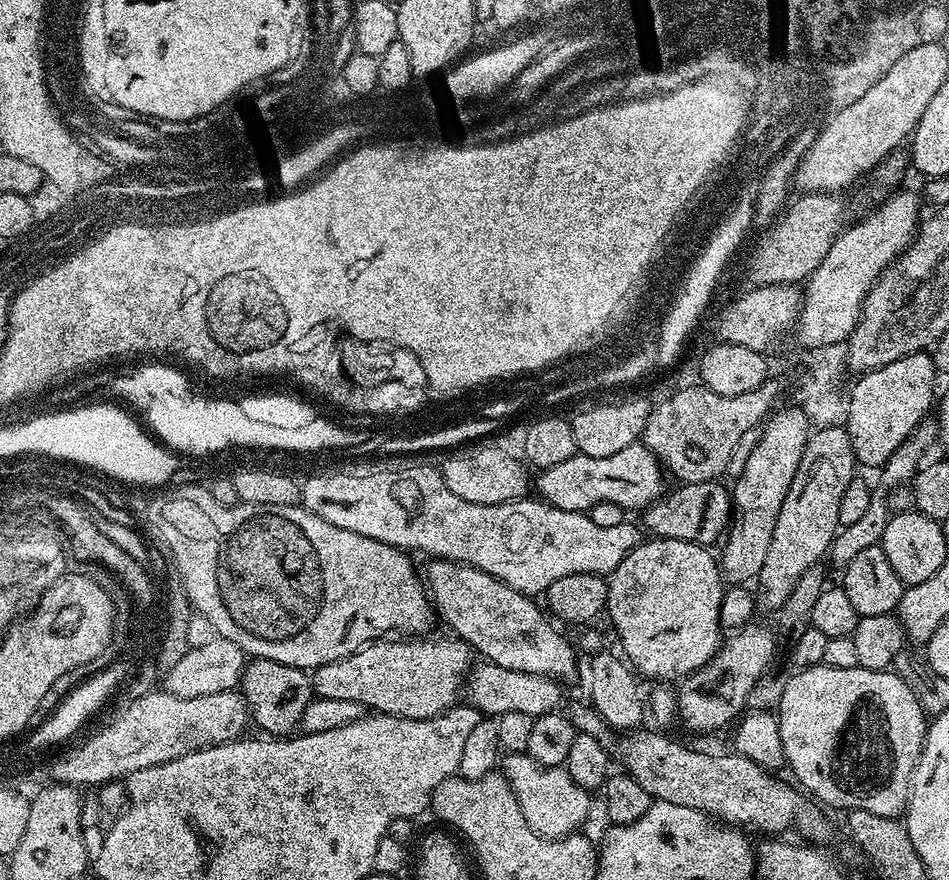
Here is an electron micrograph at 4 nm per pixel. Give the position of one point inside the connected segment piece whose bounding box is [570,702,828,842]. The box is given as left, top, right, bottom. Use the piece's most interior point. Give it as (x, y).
(744, 793)

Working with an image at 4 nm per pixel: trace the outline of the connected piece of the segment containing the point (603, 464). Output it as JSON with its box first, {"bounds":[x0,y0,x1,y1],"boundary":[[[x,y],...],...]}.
{"bounds":[534,442,666,512],"boundary":[[[637,442],[610,454],[607,458],[590,458],[579,454],[558,462],[558,466],[543,469],[535,477],[534,488],[539,499],[562,510],[587,512],[598,502],[618,502],[626,510],[643,510],[665,495],[666,472],[655,454],[643,442]]]}

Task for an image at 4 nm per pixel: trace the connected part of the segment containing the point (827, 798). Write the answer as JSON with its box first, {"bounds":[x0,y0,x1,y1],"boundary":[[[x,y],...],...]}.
{"bounds":[778,663,929,817],"boundary":[[[824,663],[817,664],[815,668],[802,668],[791,673],[786,690],[783,691],[782,700],[778,707],[778,719],[780,722],[780,737],[782,738],[782,750],[787,767],[792,767],[796,775],[795,783],[809,797],[815,798],[821,805],[829,804],[832,808],[844,808],[843,810],[870,810],[870,814],[879,816],[899,817],[908,806],[908,783],[912,777],[914,766],[920,757],[920,751],[924,745],[924,734],[928,730],[929,721],[926,719],[924,708],[918,702],[914,690],[902,682],[896,673],[891,670],[875,672],[865,668],[851,668],[850,670],[838,670]]]}

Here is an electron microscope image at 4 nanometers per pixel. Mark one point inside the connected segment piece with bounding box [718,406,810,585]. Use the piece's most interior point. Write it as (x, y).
(771, 464)

